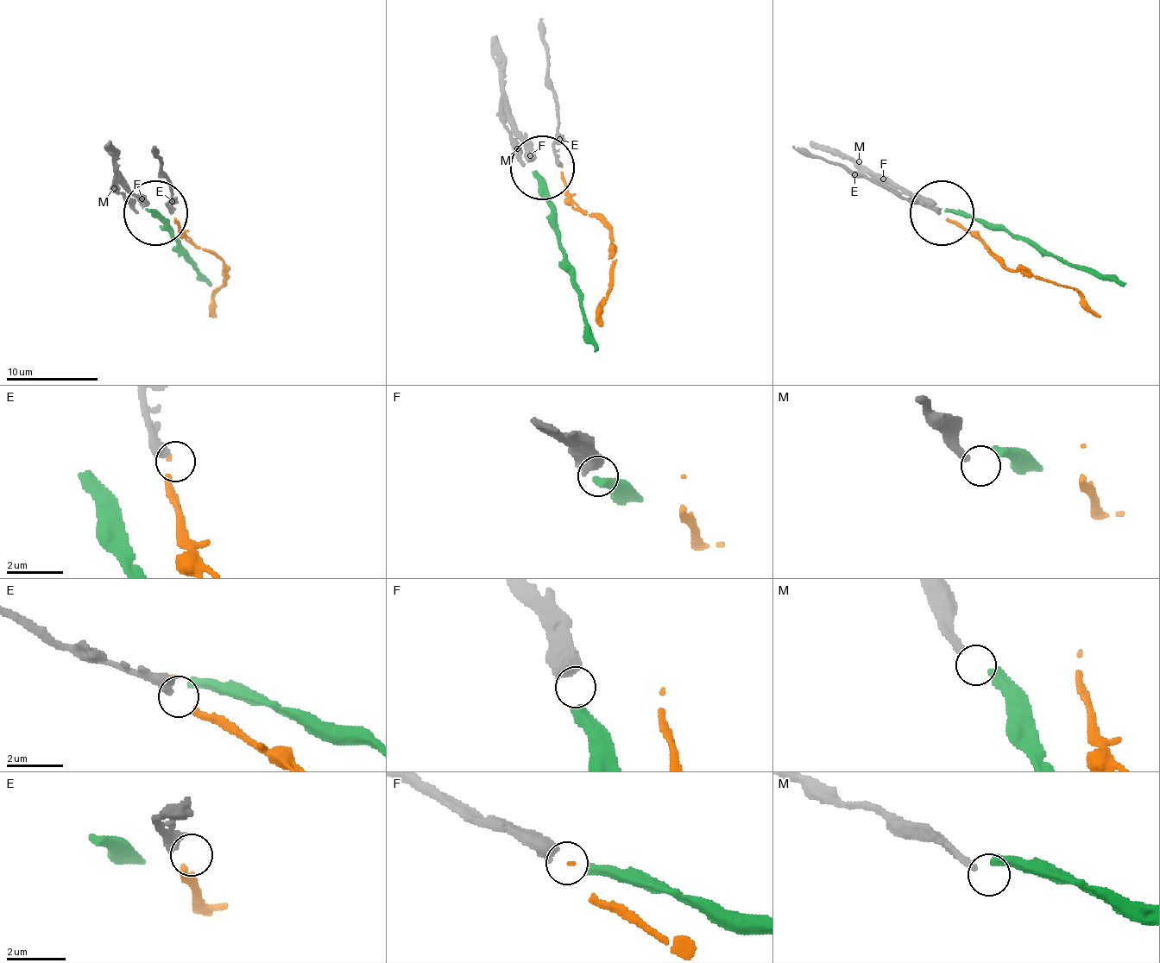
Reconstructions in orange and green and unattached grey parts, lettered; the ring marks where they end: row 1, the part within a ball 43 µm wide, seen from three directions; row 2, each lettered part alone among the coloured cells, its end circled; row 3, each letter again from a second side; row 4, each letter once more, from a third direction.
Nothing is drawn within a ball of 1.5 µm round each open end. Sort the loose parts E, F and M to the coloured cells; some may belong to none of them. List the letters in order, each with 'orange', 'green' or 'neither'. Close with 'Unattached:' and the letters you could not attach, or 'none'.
E: orange
F: green
M: neither
Unattached: M

